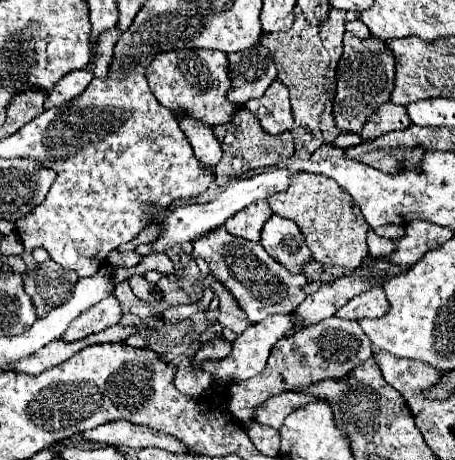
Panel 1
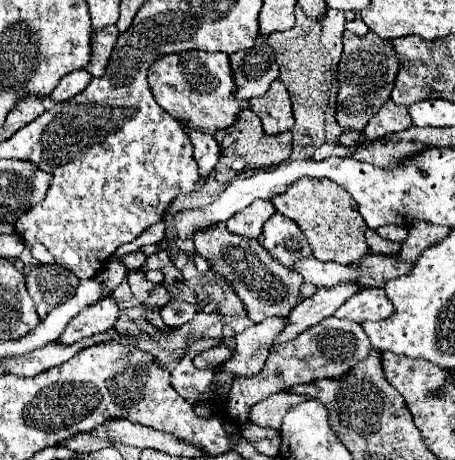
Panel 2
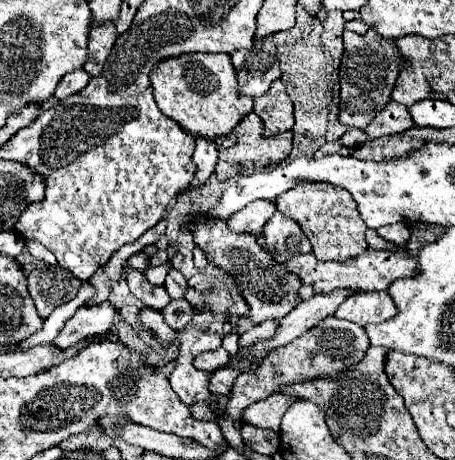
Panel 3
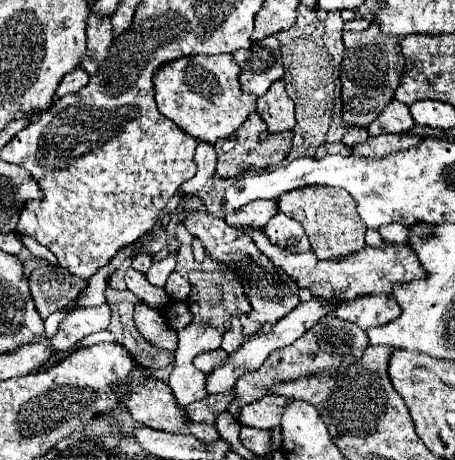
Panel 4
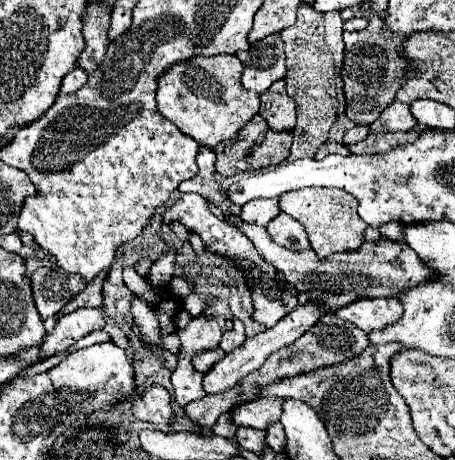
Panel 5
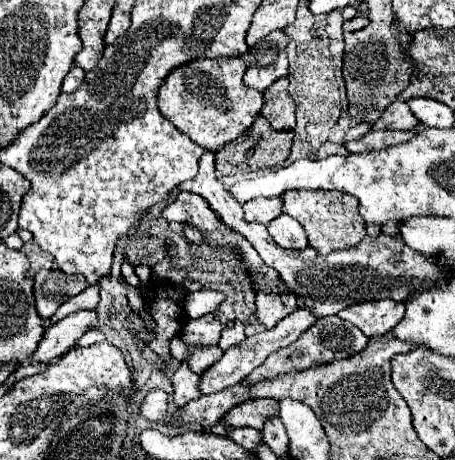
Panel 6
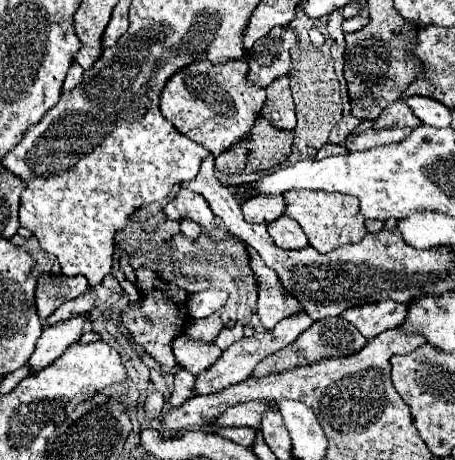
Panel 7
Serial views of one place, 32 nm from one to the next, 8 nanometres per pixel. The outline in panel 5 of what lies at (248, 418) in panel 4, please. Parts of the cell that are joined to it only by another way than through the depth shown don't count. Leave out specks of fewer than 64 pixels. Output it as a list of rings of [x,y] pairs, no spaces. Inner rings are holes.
[[[256,398],[244,404],[238,404],[230,412],[230,420],[236,426],[250,426],[256,430],[266,430],[268,424],[280,420],[282,398]]]

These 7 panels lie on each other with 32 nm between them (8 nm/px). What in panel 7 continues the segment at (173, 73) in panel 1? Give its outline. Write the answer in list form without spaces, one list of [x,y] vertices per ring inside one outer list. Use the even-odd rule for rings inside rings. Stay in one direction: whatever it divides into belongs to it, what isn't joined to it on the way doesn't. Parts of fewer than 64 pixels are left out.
[[[230,60],[220,66],[198,62],[168,80],[160,94],[160,110],[180,134],[208,148],[212,156],[220,156],[250,132],[264,100],[266,90],[248,84],[246,60]]]

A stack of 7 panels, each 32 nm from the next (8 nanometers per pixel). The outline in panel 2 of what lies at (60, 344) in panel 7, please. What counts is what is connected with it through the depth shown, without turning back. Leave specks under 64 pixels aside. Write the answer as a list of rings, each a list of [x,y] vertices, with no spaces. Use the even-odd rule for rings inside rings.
[[[104,298],[92,304],[92,308],[84,308],[80,316],[74,316],[74,320],[68,322],[68,328],[64,328],[64,332],[58,336],[58,342],[64,346],[70,346],[82,338],[106,332],[116,324],[118,316],[120,316],[120,310],[116,302],[110,298]]]

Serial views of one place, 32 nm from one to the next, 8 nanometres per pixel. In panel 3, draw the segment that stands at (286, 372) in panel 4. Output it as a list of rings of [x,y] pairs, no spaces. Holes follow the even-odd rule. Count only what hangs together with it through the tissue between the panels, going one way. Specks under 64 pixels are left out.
[[[328,316],[328,320],[322,320],[316,328],[310,328],[304,336],[296,338],[288,346],[272,350],[262,366],[256,372],[244,372],[236,378],[234,388],[230,392],[230,402],[226,406],[226,414],[234,420],[242,420],[242,412],[246,406],[264,400],[266,396],[274,394],[284,384],[294,384],[298,380],[312,380],[318,376],[334,376],[348,366],[360,362],[364,358],[364,352],[368,350],[370,340],[366,336],[366,330],[360,328],[354,322],[340,320],[336,316]]]

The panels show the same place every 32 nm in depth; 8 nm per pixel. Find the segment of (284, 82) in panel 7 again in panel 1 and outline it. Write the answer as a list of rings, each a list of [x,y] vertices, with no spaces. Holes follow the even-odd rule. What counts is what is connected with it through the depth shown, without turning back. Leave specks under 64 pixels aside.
[[[274,80],[268,92],[262,98],[250,100],[246,108],[260,120],[264,132],[268,134],[282,134],[284,130],[290,130],[294,124],[290,112],[288,88],[280,80]]]

